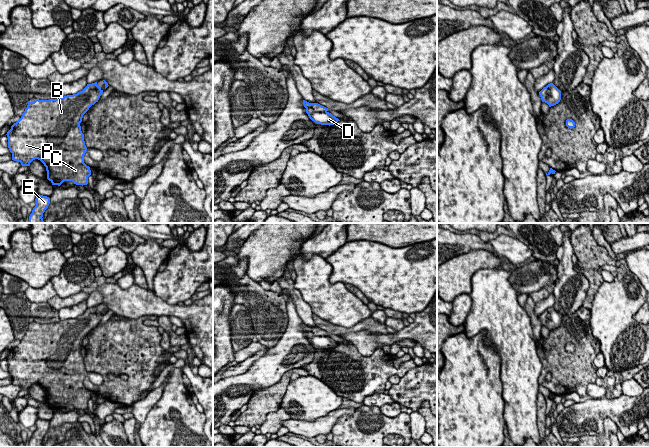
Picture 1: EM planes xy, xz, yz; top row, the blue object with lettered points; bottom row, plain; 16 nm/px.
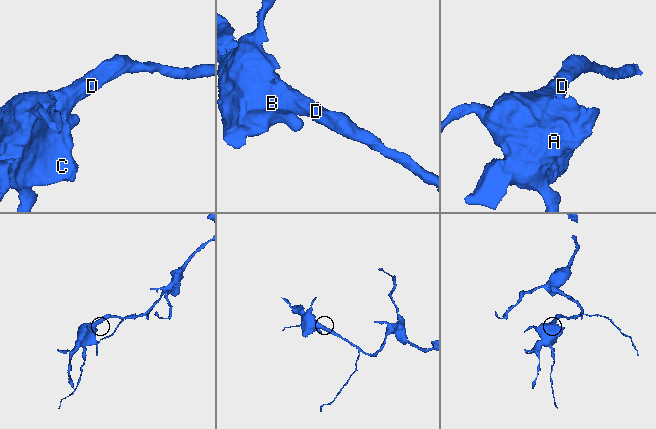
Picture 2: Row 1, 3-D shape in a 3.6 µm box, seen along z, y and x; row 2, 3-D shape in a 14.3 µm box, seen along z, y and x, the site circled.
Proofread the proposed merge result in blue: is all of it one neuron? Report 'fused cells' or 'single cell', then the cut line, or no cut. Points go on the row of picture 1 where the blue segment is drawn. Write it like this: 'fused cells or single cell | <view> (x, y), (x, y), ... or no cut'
single cell | no cut

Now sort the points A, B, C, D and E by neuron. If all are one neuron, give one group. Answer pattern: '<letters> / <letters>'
A B C D E

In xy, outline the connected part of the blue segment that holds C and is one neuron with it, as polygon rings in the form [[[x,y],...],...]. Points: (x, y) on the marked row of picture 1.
[[[95,82],[77,94],[28,101],[21,118],[6,134],[12,160],[22,166],[40,160],[52,185],[60,186],[64,181],[87,185],[91,170],[84,163],[87,147],[80,123],[102,93]]]

